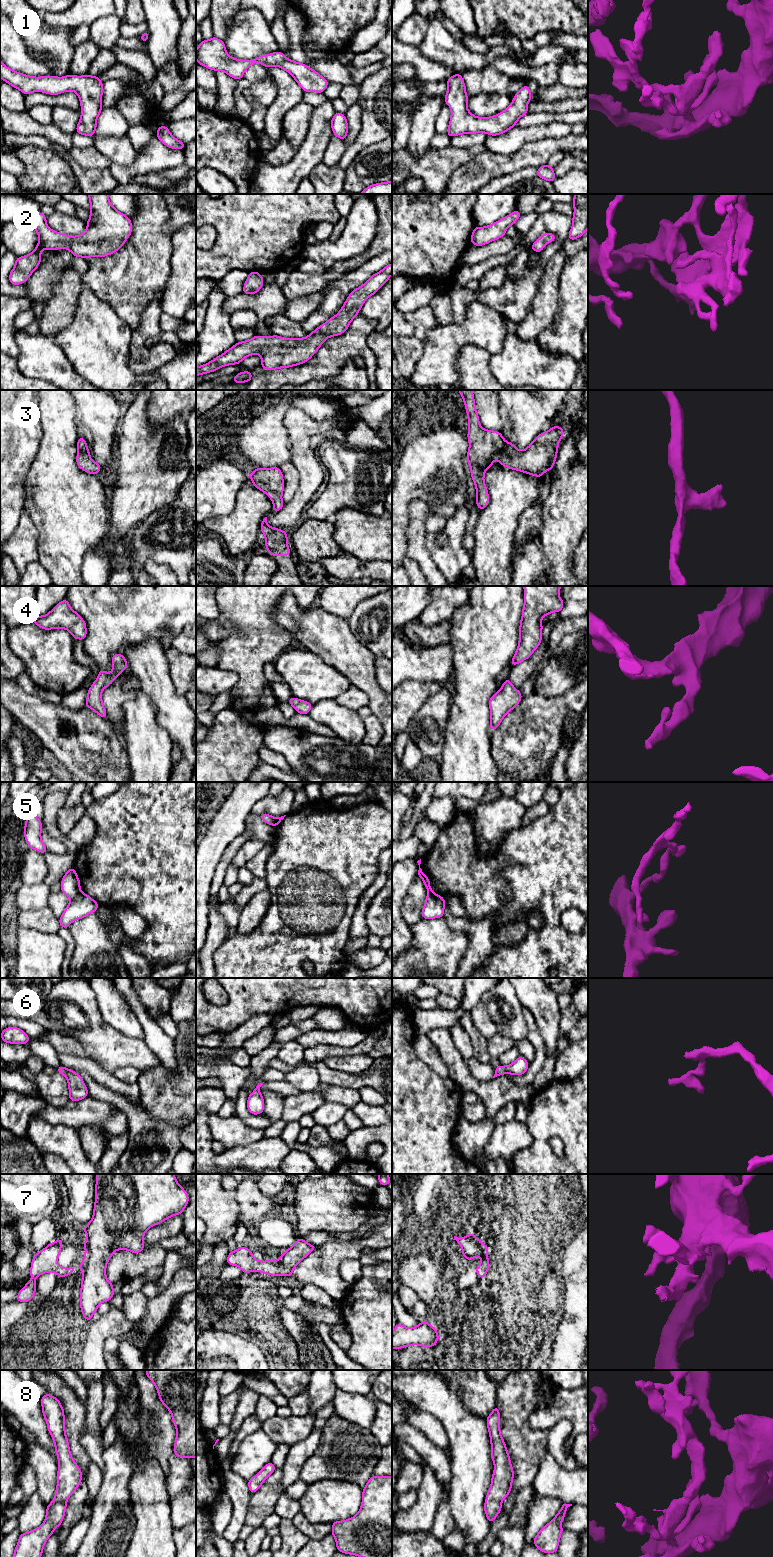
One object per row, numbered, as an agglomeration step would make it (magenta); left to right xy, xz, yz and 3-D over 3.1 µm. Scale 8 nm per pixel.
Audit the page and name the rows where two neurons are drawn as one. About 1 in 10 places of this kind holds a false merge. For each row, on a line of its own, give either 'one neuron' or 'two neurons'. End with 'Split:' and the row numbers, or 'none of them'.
1: one neuron
2: one neuron
3: one neuron
4: one neuron
5: two neurons
6: one neuron
7: one neuron
8: one neuron
Split: 5

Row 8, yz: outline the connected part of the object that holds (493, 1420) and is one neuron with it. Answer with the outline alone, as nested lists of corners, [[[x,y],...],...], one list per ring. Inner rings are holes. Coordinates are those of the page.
[[[498,1406],[486,1418],[491,1442],[491,1458],[494,1462],[494,1472],[491,1486],[484,1502],[484,1511],[489,1523],[493,1522],[502,1508],[502,1500],[511,1491],[514,1478],[513,1467],[510,1461],[506,1444],[500,1432],[500,1414]]]

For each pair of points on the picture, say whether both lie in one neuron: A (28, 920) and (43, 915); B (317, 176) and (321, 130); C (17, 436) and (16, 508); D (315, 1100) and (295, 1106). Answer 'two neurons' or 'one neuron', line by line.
A: one neuron
B: two neurons
C: one neuron
D: one neuron

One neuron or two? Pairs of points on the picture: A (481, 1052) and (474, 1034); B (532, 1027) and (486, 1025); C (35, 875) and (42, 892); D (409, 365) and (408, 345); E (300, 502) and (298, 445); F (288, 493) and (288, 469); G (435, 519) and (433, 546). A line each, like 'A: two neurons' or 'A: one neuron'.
A: one neuron
B: two neurons
C: two neurons
D: one neuron
E: one neuron
F: one neuron
G: two neurons

